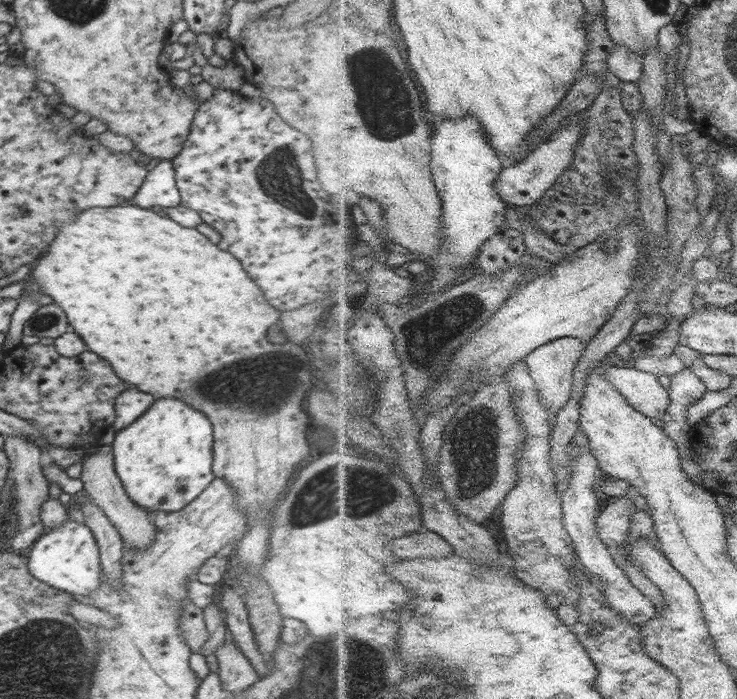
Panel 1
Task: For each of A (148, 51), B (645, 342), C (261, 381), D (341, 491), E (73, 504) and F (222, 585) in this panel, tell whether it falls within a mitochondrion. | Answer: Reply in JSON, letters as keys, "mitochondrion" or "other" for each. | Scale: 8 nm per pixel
{"A":"other","B":"other","C":"mitochondrion","D":"mitochondrion","E":"other","F":"other"}

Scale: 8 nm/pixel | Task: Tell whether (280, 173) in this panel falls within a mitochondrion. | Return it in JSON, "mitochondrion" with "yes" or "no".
{"mitochondrion":"yes"}

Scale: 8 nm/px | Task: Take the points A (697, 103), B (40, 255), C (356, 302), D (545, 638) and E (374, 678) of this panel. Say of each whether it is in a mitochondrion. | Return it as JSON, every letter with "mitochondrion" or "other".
{"A":"other","B":"other","C":"other","D":"other","E":"mitochondrion"}

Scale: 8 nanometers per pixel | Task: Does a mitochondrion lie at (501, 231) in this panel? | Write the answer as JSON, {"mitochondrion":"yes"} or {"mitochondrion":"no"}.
{"mitochondrion":"no"}

